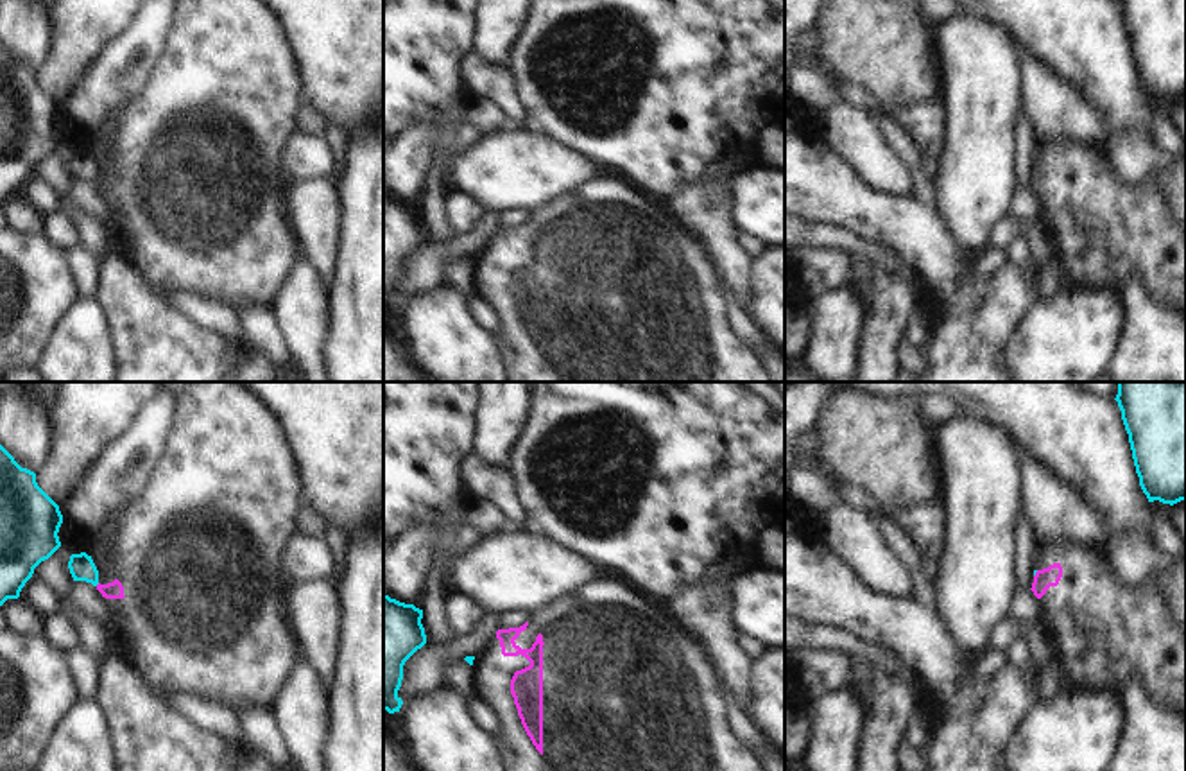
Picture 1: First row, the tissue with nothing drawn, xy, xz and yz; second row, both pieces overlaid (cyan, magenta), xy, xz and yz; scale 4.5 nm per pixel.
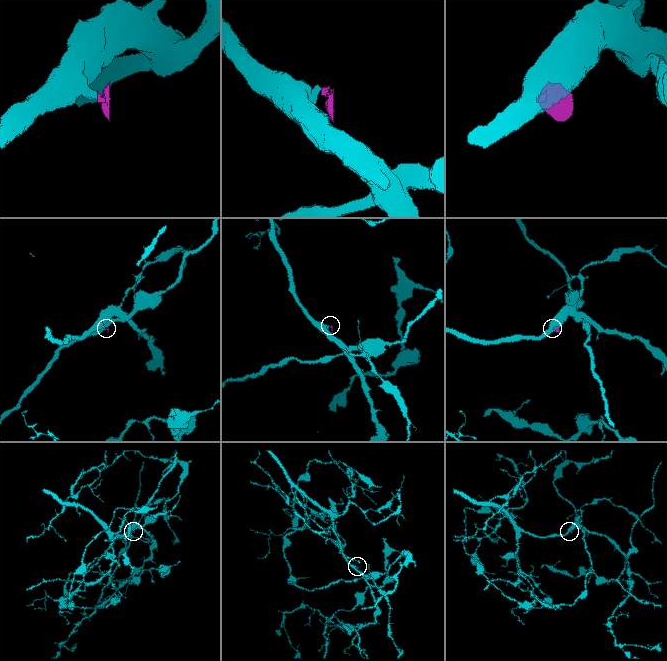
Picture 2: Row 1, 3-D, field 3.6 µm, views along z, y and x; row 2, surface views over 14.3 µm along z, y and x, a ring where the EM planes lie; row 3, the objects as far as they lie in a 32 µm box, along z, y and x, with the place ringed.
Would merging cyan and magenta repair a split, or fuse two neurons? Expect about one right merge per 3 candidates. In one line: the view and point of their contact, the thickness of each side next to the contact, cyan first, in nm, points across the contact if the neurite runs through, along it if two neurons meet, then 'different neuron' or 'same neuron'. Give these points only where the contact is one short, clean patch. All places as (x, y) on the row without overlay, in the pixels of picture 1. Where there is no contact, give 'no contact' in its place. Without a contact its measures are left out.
yz (1034, 173) | 20/90 nm | along yz (1038, 169), (1034, 174) | different neuron

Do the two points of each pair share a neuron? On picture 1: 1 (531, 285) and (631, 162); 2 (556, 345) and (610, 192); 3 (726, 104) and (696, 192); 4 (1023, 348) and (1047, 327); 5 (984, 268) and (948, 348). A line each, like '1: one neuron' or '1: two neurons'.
1: two neurons
2: one neuron
3: two neurons
4: one neuron
5: two neurons

